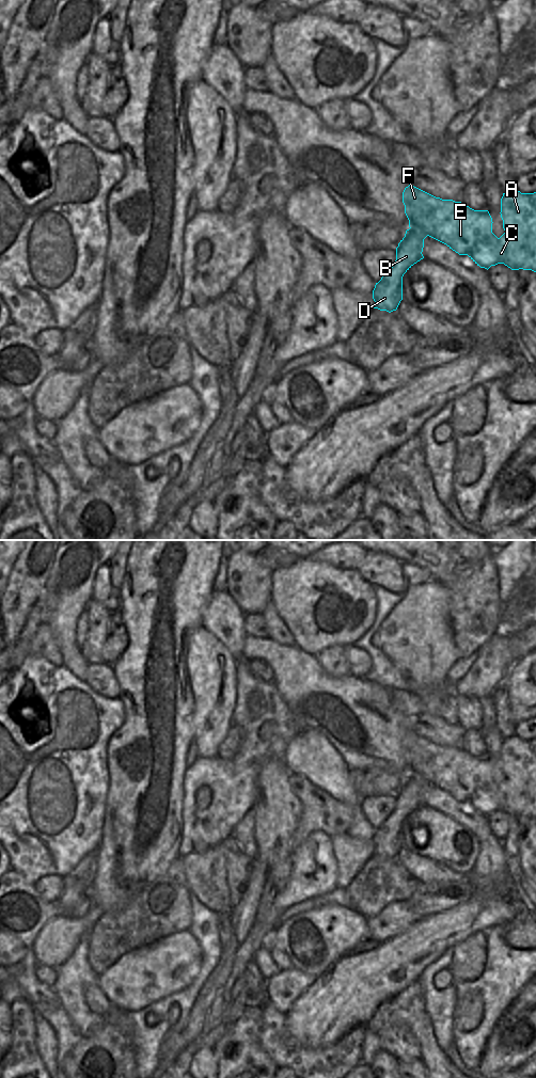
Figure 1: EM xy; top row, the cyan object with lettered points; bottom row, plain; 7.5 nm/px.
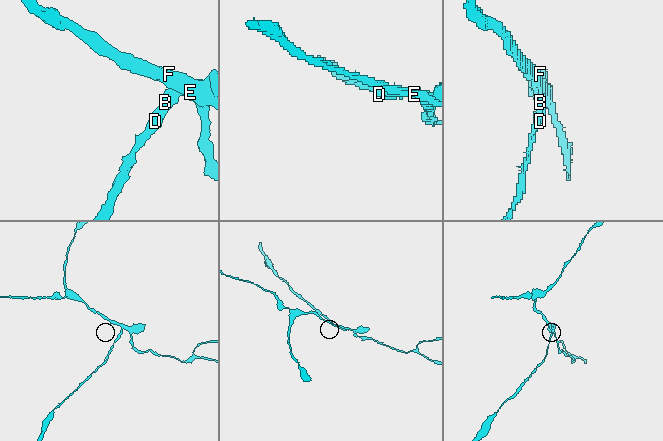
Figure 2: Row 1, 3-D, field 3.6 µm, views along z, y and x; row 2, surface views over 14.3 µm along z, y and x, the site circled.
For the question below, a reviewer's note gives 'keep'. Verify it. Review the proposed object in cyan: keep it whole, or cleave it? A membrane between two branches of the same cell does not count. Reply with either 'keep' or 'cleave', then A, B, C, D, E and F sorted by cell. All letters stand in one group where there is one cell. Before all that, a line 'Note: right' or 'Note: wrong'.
Note: wrong
cleave; A C E F / B D

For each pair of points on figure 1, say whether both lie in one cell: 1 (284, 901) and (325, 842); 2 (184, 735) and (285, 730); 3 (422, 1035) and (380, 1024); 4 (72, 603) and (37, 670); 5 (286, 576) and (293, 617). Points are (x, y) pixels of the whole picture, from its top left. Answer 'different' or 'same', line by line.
1: same
2: different
3: same
4: different
5: same

